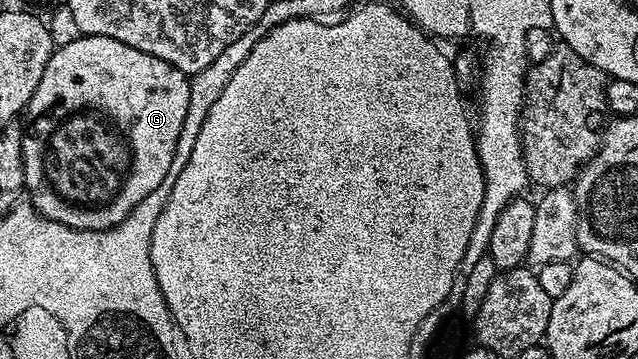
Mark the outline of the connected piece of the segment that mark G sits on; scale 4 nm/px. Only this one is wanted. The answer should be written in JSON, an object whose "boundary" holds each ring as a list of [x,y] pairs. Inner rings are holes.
{"boundary":[[[75,36],[72,42],[52,53],[41,84],[37,84],[30,100],[32,107],[59,107],[52,118],[39,118],[26,127],[23,135],[26,189],[43,190],[48,186],[63,198],[63,202],[52,204],[50,213],[69,226],[105,230],[124,222],[132,208],[165,180],[189,112],[190,91],[188,75],[157,56],[149,56],[149,52],[129,48],[129,44],[105,36]],[[63,106],[80,106],[84,114],[67,118]],[[103,114],[111,117],[104,130]],[[87,130],[95,138],[102,134],[111,138],[115,130],[128,134],[131,154],[123,146],[71,146],[71,142],[85,141]]]}

